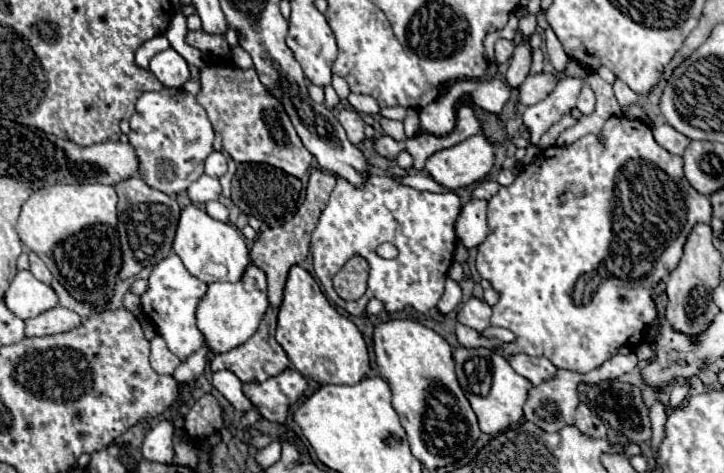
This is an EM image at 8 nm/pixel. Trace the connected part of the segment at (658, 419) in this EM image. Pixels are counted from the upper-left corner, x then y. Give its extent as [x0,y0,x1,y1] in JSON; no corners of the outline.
[649,401,667,453]

